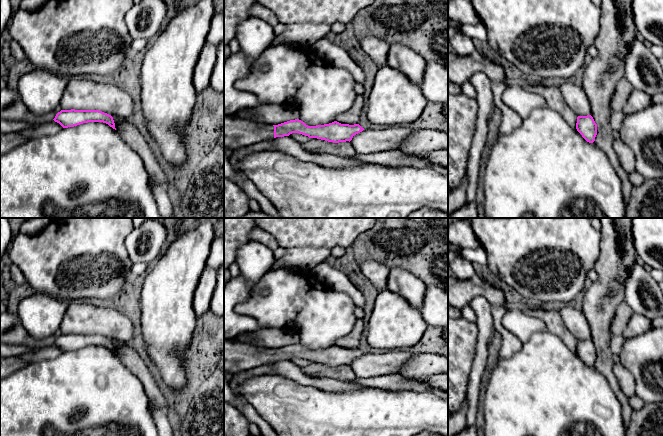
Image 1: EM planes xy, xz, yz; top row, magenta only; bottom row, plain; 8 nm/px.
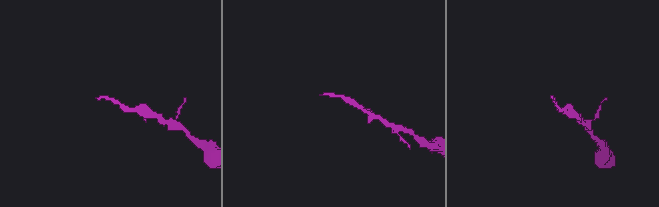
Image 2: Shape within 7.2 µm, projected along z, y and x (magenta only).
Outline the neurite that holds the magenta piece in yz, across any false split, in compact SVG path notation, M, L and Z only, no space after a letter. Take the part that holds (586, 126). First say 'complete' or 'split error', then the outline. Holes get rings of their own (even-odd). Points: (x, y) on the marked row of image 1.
complete | M591 115L578 116L576 129L587 142L593 143L595 141L597 124Z

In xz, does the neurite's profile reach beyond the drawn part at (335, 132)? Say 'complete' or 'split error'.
split error

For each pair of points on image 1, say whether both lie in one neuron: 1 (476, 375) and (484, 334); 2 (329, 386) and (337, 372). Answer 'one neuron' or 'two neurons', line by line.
1: one neuron
2: two neurons

